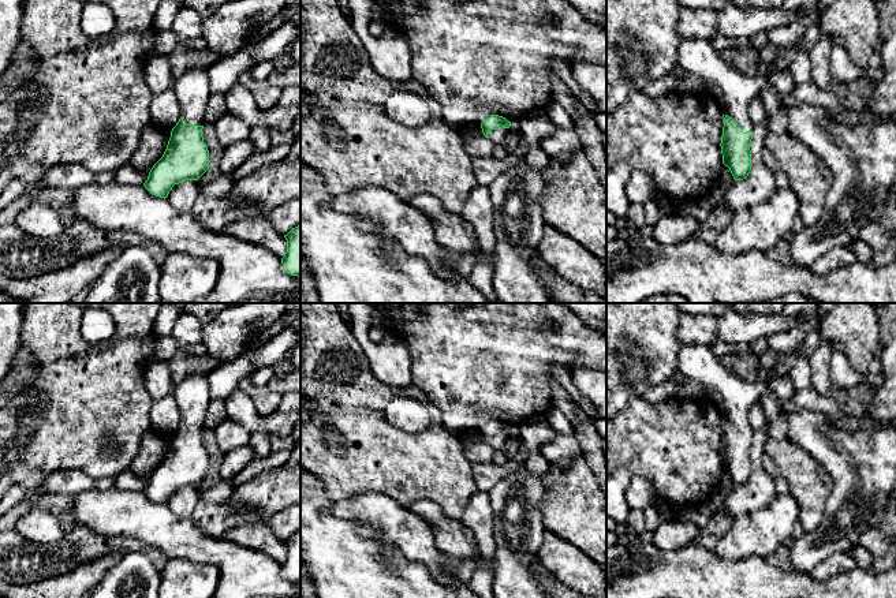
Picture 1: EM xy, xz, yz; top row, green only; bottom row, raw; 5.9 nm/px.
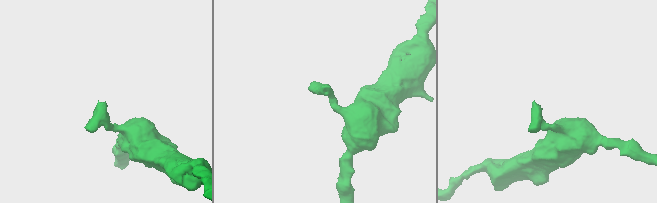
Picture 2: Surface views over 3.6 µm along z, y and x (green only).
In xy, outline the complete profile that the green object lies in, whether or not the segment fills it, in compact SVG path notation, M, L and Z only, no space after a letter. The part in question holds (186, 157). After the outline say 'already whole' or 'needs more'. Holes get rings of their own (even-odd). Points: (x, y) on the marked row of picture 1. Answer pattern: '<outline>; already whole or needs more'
M188 70L175 79L172 89L179 100L180 119L171 131L163 157L143 183L160 198L167 198L175 184L198 180L209 169L209 150L202 137L210 96L206 70Z; needs more

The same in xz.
M492 115L481 123L482 132L494 143L501 143L509 132L511 122L499 115Z; needs more

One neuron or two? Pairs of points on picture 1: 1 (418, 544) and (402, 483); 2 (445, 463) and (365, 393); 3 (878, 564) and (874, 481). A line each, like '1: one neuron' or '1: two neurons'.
1: two neurons
2: one neuron
3: two neurons

